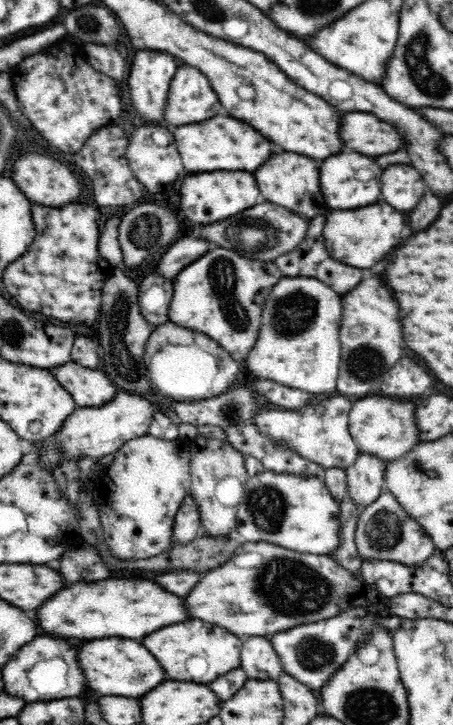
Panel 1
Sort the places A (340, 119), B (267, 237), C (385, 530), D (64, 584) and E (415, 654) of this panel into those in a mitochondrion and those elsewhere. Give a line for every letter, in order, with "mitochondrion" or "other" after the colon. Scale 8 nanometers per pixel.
A: other
B: mitochondrion
C: mitochondrion
D: other
E: other

